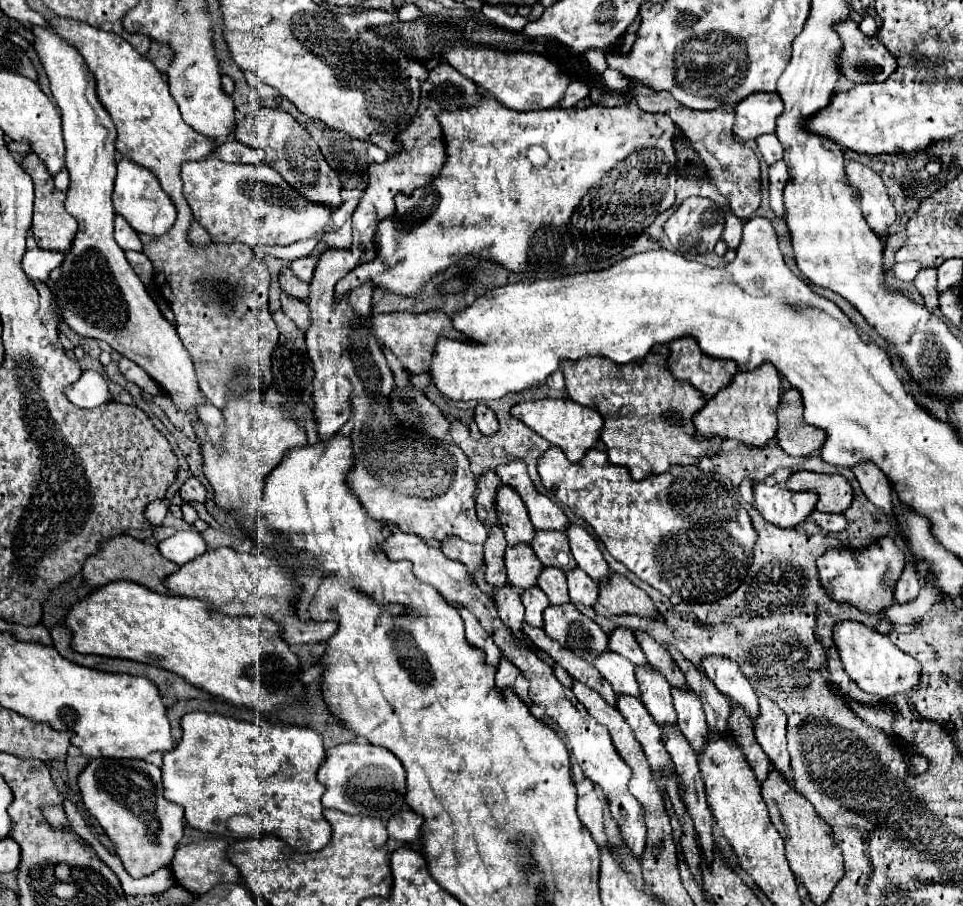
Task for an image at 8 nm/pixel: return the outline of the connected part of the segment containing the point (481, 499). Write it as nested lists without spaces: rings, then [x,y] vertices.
[[[487,472],[477,478],[477,514],[479,520],[487,524],[487,528],[499,526],[499,518],[495,510],[495,494],[499,490],[499,484],[501,480],[493,472]]]

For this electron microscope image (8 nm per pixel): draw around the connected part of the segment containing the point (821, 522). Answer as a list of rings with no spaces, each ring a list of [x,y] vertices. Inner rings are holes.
[[[813,510],[811,518],[813,518],[813,522],[817,526],[821,526],[821,530],[825,530],[829,534],[845,530],[845,518],[843,518],[843,514],[823,514],[819,510]]]

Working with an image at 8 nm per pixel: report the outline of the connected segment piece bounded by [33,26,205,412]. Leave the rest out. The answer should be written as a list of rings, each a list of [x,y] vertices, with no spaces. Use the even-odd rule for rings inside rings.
[[[51,26],[45,28],[33,28],[35,34],[35,50],[43,62],[43,68],[49,76],[51,82],[51,92],[61,108],[61,118],[63,118],[63,138],[65,138],[65,166],[69,170],[71,182],[67,188],[67,198],[65,198],[65,208],[67,212],[73,214],[77,220],[79,228],[77,234],[71,242],[69,252],[65,254],[65,260],[61,264],[61,278],[55,282],[53,294],[61,310],[61,320],[79,336],[95,338],[107,342],[113,350],[117,350],[121,356],[133,360],[139,364],[175,402],[179,412],[189,412],[195,410],[197,404],[203,404],[205,398],[201,396],[201,390],[197,386],[195,370],[191,364],[191,358],[183,344],[179,342],[179,336],[175,332],[175,326],[167,322],[167,318],[161,314],[159,306],[153,302],[149,296],[147,288],[135,274],[135,270],[129,266],[123,250],[117,246],[113,238],[113,218],[115,210],[111,204],[111,194],[113,194],[113,180],[115,180],[115,126],[107,114],[107,110],[99,104],[97,90],[95,90],[95,78],[89,72],[87,64],[83,62],[81,54],[63,42]]]

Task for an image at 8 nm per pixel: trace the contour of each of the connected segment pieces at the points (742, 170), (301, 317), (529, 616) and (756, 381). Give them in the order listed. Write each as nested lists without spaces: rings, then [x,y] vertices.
[[[633,82],[633,92],[635,92],[635,100],[641,110],[669,114],[671,120],[683,130],[683,134],[691,142],[693,150],[701,156],[707,178],[719,188],[719,192],[725,198],[729,198],[733,214],[745,223],[761,204],[761,178],[759,178],[759,160],[757,160],[755,152],[749,146],[733,140],[735,112],[733,110],[715,110],[715,112],[691,110],[691,108],[675,102],[675,98],[671,98],[671,94],[647,90],[647,86],[639,86],[639,82]]]
[[[283,292],[281,294],[281,310],[283,310],[283,314],[287,314],[295,322],[295,326],[301,332],[305,332],[309,328],[309,310],[307,310],[305,302],[301,302],[297,298],[291,298]]]
[[[533,586],[531,590],[523,592],[521,600],[523,600],[523,606],[525,606],[525,622],[529,626],[543,628],[543,610],[549,606],[547,596],[543,594],[543,590]]]
[[[761,366],[759,370],[739,372],[731,380],[727,390],[709,398],[707,404],[693,416],[695,438],[721,436],[723,440],[737,440],[747,448],[763,448],[777,434],[777,406],[781,394],[781,378],[775,374],[775,366]]]

